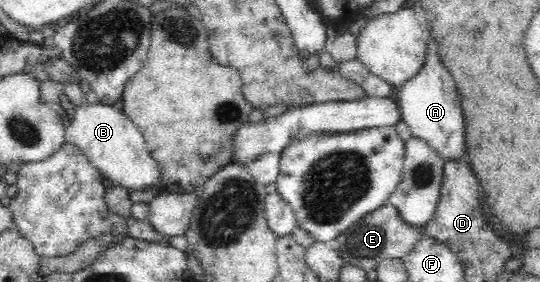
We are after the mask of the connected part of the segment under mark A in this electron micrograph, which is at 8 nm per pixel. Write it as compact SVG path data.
M428 36L427 55L420 73L397 91L400 115L407 123L413 136L423 139L446 161L459 161L467 155L465 147L465 125L459 105L459 95L455 91L455 81L440 62L436 53L436 43Z

